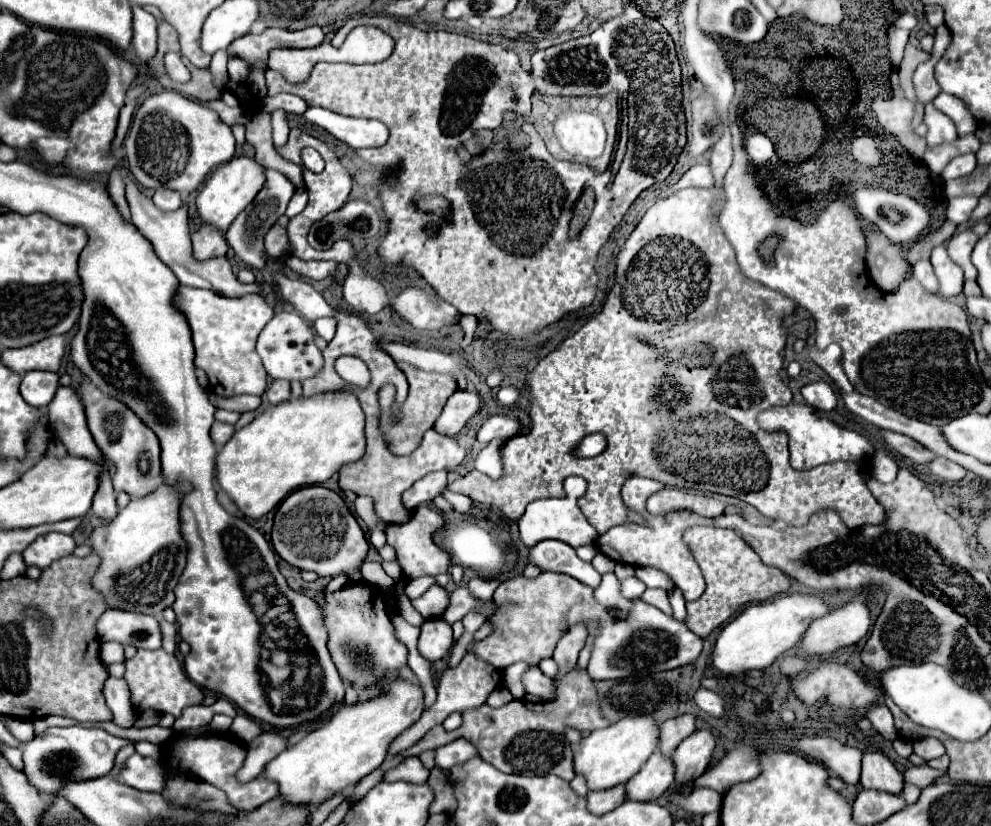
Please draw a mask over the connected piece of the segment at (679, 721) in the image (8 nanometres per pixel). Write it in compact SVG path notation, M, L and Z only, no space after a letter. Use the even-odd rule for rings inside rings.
M684 714L684 716L678 716L678 718L662 722L660 724L658 752L662 756L670 756L676 750L676 746L694 732L694 720L696 720L696 716Z

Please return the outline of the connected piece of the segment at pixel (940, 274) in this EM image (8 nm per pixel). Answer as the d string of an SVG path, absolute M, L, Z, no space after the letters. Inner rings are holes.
M936 246L932 250L930 262L932 262L934 274L938 278L938 294L944 298L958 296L962 292L964 274L962 274L962 268L950 260L950 256L946 254L946 248Z

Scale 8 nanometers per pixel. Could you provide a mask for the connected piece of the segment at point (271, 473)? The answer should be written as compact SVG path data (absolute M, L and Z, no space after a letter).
M332 392L324 396L288 400L284 404L270 406L248 426L234 432L234 436L216 454L216 480L246 518L262 518L296 488L322 484L336 474L340 466L362 458L364 444L364 412L354 394Z

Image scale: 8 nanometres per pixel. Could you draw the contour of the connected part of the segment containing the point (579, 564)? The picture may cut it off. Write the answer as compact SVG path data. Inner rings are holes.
M542 540L528 552L528 562L538 566L540 570L568 574L590 588L598 588L601 575L592 568L592 564L582 562L574 548L560 542L560 540Z

